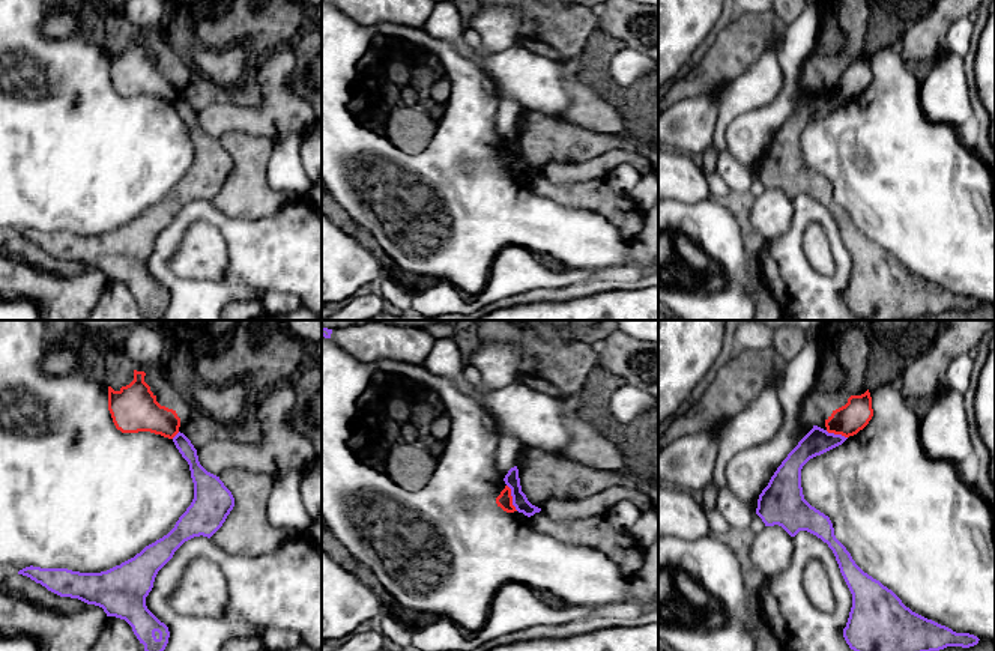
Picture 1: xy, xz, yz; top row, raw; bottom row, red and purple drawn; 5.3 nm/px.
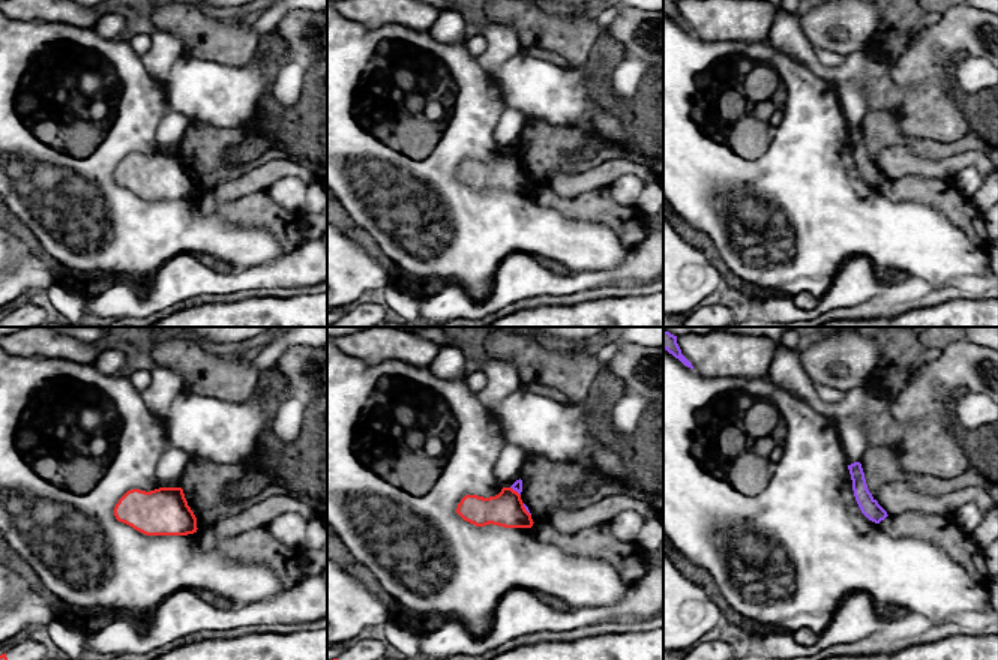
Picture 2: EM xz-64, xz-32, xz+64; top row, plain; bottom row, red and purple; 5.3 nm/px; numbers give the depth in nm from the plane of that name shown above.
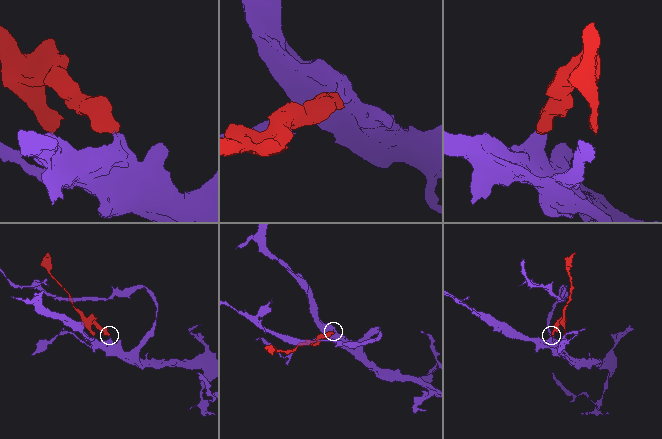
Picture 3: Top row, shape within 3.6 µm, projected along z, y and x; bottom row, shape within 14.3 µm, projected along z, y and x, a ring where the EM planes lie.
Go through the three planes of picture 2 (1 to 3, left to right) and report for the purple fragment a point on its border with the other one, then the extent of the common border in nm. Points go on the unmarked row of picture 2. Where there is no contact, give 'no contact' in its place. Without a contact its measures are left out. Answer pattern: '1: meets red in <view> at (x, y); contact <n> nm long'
1: no contact
2: meets red in xz-32 at (526, 174); contact 80 nm long
3: no contact

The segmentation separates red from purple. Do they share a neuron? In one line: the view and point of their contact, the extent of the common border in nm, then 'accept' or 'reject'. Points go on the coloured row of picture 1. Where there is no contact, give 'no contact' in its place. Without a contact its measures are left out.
contact xz (511, 498); length 160 nm; reject

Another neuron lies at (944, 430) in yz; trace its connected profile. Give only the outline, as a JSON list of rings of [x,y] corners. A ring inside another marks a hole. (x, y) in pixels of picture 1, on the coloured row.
[[[947,388],[920,424],[921,445],[932,459],[960,465],[972,453],[963,394]]]

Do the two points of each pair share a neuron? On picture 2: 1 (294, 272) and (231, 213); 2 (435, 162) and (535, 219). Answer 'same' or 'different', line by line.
1: different
2: same

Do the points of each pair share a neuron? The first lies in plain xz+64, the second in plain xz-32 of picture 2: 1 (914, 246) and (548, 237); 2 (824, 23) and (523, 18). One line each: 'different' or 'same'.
1: same
2: different

